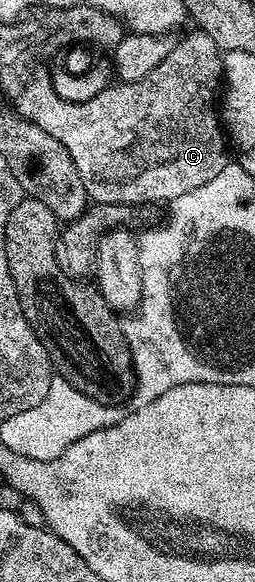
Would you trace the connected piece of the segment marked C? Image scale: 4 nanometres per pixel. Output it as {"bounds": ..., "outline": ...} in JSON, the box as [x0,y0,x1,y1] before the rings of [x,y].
{"bounds":[18,29,230,205],"outline":[[[192,29],[192,32],[181,43],[179,40],[173,46],[171,53],[161,61],[158,69],[154,69],[148,74],[148,78],[137,83],[117,82],[115,85],[108,86],[102,93],[98,93],[98,97],[94,97],[85,103],[62,101],[58,97],[58,93],[54,93],[51,74],[47,70],[45,72],[40,71],[33,79],[31,76],[27,80],[24,93],[18,99],[18,103],[20,103],[18,104],[18,110],[24,118],[29,119],[34,125],[38,125],[38,129],[46,129],[50,136],[60,141],[66,147],[70,157],[73,158],[74,165],[77,166],[82,181],[85,183],[89,196],[95,202],[126,203],[129,205],[137,205],[136,203],[160,203],[163,199],[171,201],[182,197],[182,193],[190,193],[190,189],[198,189],[198,185],[206,185],[206,181],[211,181],[213,177],[218,177],[218,173],[222,173],[222,169],[227,167],[230,162],[230,147],[226,142],[226,131],[222,126],[221,116],[218,114],[218,92],[222,87],[223,73],[224,61],[220,46],[205,31]]]}

